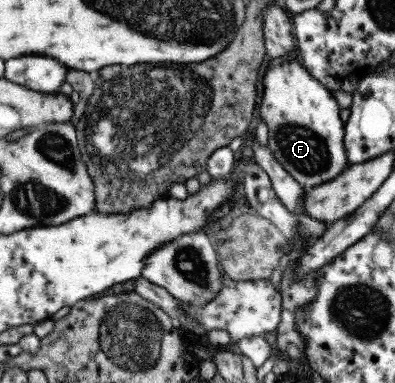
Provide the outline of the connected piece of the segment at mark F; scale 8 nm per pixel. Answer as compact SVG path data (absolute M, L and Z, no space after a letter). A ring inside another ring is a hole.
M297 56L271 61L263 77L263 98L259 111L261 121L268 127L269 143L266 147L285 168L285 171L303 186L309 189L313 186L320 186L322 183L333 180L347 169L349 163L347 163L344 149L345 123L339 116L339 104L330 89L309 74L309 70L303 66Z

